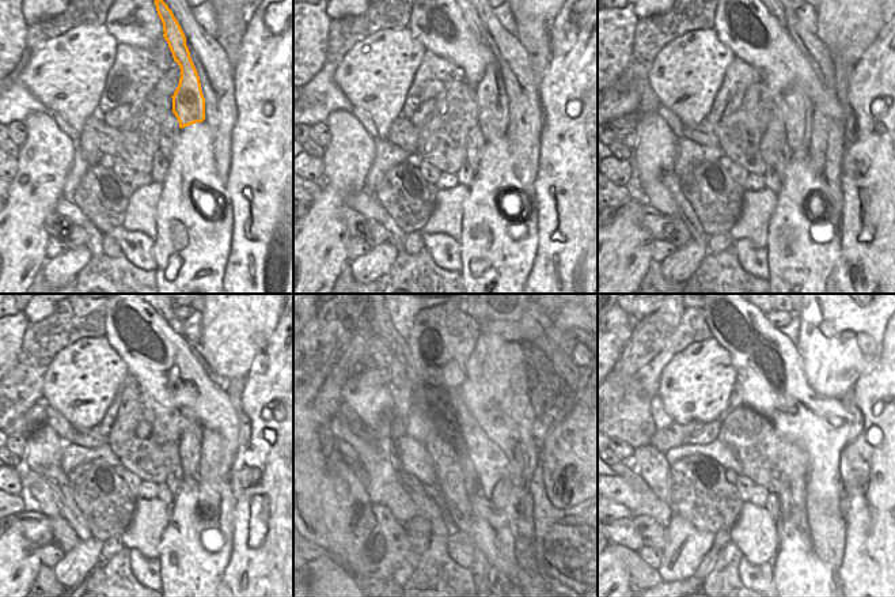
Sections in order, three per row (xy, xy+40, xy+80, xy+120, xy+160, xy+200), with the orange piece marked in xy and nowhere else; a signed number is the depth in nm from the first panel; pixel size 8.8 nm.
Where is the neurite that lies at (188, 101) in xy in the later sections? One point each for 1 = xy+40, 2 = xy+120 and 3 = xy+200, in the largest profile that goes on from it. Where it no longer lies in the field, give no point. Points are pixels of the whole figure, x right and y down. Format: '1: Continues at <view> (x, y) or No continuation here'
1: Continues at xy+40 (493, 104)
2: Continues at xy+120 (189, 445)
3: Continues at xy+200 (793, 450).

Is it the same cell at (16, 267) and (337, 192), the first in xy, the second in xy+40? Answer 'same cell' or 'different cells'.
same cell

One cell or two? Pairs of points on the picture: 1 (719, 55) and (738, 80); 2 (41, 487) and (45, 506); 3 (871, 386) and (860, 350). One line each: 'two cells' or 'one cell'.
1: two cells
2: one cell
3: two cells

